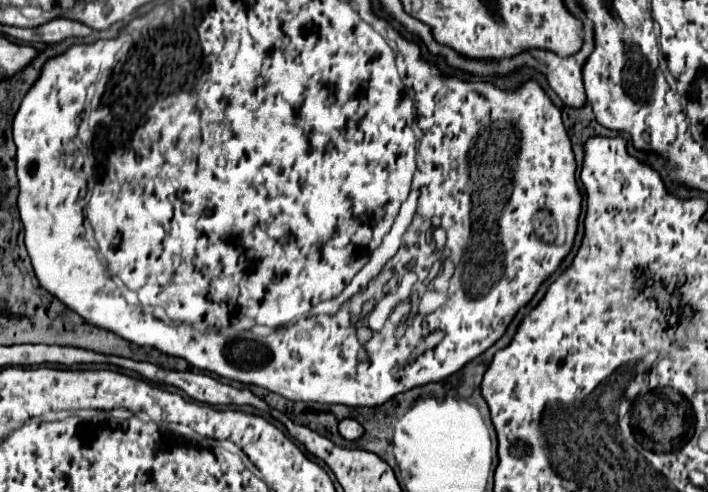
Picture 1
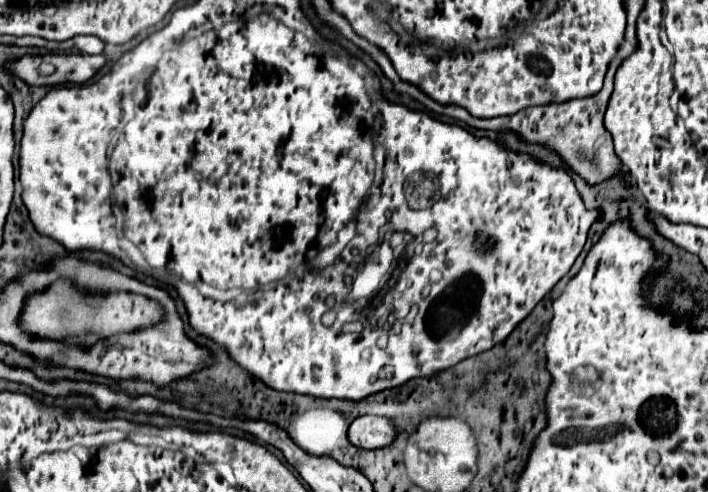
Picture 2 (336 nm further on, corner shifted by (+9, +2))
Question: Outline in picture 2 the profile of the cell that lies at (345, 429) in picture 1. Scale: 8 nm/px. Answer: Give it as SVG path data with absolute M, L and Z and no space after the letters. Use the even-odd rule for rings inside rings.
M373 415L357 417L349 427L349 441L355 447L363 449L377 449L389 445L395 439L395 435L397 431L393 423L385 417L373 417Z

